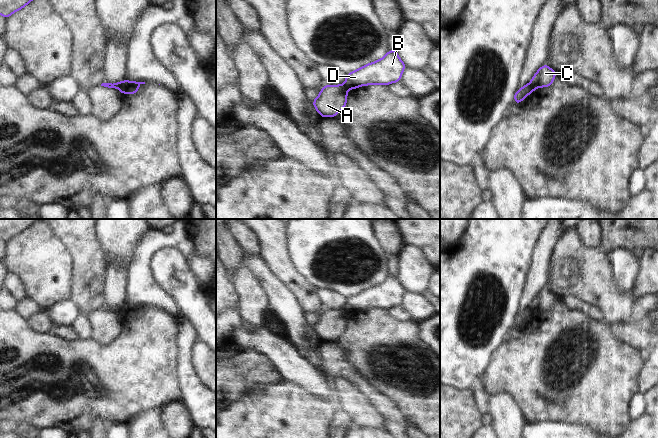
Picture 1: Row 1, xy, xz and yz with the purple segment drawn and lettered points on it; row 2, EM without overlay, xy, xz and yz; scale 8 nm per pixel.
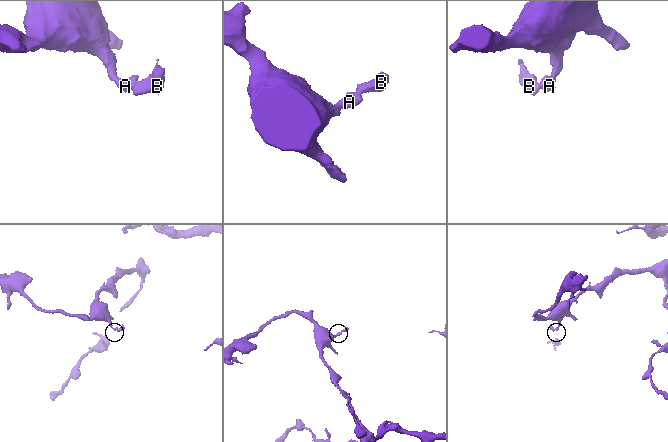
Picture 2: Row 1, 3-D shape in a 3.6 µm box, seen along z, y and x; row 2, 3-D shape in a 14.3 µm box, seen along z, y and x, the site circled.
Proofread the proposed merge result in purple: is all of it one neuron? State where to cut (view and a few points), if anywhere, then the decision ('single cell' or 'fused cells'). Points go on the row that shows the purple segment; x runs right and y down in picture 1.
xy (127, 81), (119, 88) | fused cells

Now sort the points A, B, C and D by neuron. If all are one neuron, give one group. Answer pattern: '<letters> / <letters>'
A C / B D

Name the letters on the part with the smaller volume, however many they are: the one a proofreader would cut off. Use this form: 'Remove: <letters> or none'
Remove: B, D

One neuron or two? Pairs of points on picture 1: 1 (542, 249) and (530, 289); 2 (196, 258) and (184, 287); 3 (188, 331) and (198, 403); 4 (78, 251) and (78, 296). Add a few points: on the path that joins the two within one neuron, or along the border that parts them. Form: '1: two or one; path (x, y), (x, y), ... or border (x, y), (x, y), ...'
1: one; path (540, 259), (536, 279)
2: two; border (185, 257), (189, 270), (205, 290)
3: one; path (185, 349), (185, 371), (190, 385)
4: one; path (81, 262), (81, 285)

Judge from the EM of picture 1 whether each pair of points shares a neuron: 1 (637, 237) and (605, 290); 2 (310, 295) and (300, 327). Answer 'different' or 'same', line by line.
1: different
2: different

